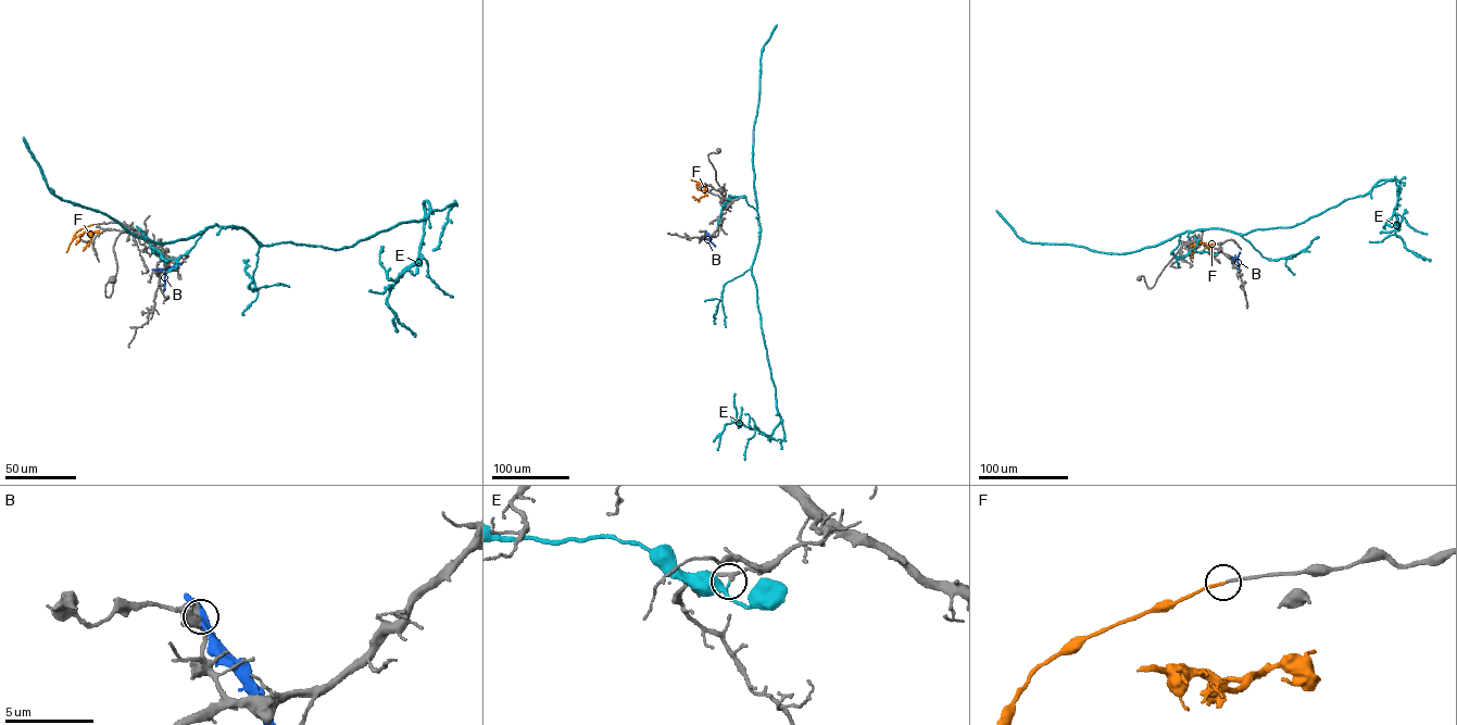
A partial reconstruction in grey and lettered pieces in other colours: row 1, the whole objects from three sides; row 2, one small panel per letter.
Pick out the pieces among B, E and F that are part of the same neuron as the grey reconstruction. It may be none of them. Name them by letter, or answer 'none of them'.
F

